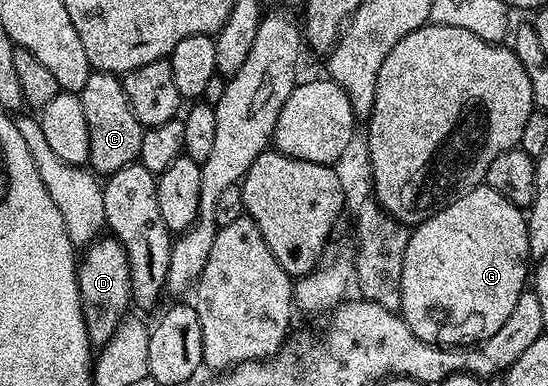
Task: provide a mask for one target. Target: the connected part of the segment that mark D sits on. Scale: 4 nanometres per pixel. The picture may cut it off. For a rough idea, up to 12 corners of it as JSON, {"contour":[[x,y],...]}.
{"contour":[[110,234],[77,264],[87,337],[102,346],[132,307],[126,250]]}

